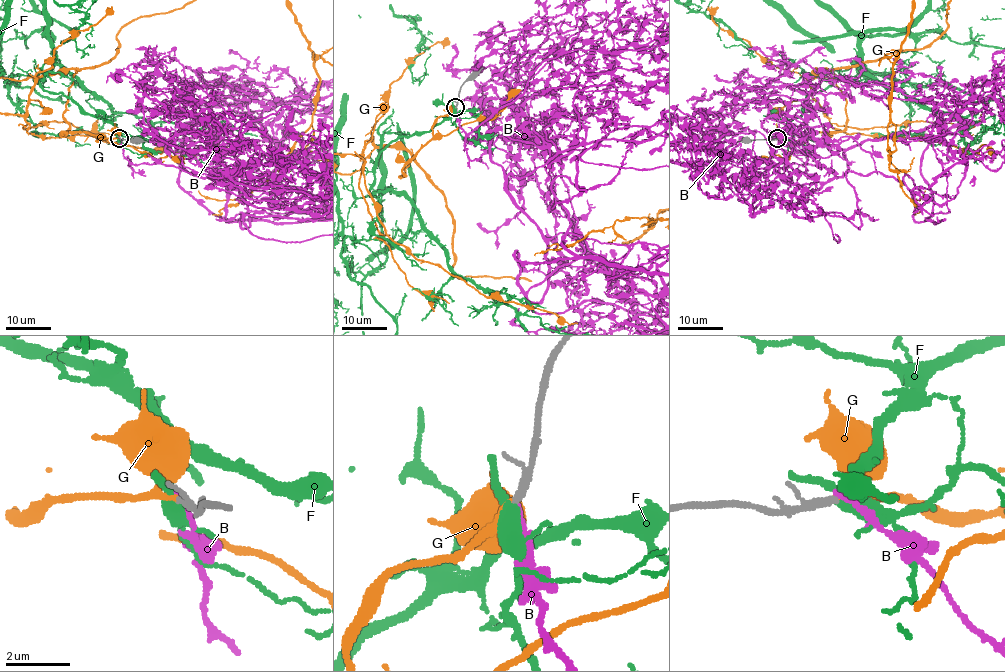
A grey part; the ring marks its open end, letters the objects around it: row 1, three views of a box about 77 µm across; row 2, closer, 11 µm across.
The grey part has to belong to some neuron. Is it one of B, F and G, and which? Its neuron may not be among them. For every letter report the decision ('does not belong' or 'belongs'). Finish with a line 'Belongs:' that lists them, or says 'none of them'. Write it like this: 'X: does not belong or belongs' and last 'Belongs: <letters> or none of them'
B: does not belong
F: does not belong
G: belongs
Belongs: G

